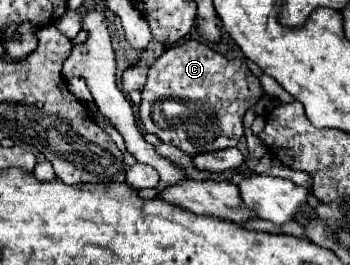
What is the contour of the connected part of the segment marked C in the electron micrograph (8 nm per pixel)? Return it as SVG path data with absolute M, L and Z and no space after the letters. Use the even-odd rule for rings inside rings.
M183 40L153 62L141 96L139 120L145 132L155 134L161 142L173 144L189 156L197 156L237 146L243 136L243 116L263 96L263 90L259 78L253 76L243 60L227 60L201 40ZM165 100L185 102L185 118L167 118L163 114Z

